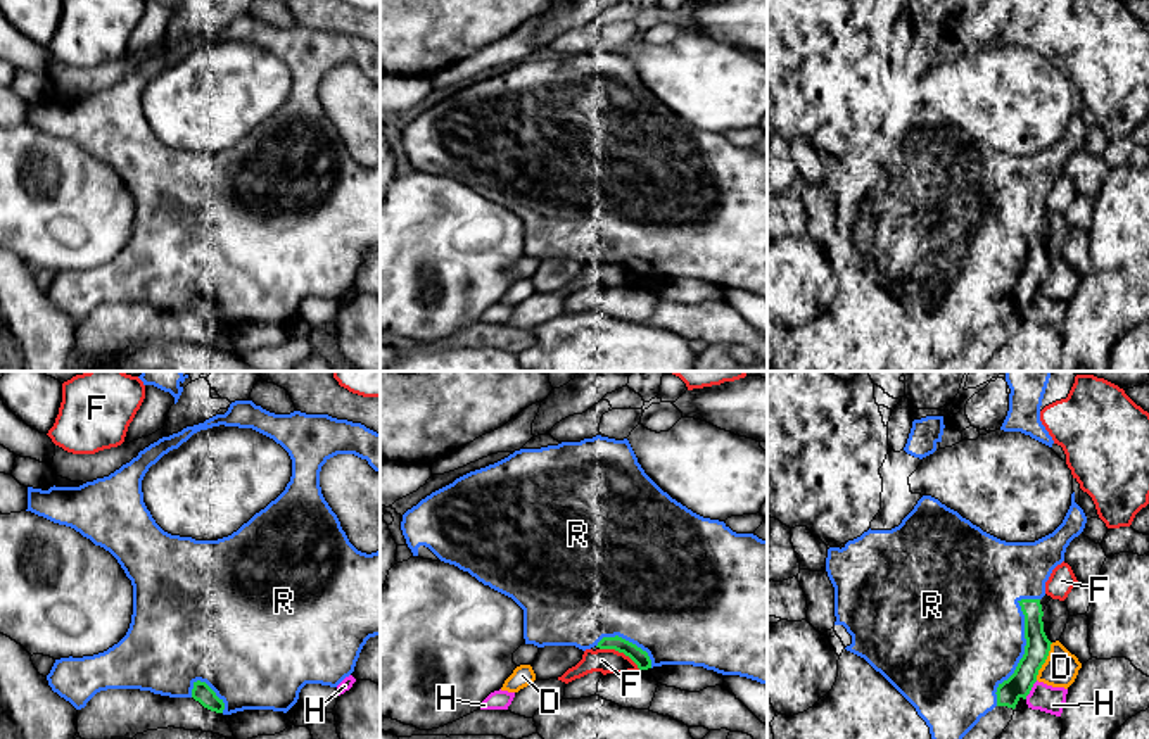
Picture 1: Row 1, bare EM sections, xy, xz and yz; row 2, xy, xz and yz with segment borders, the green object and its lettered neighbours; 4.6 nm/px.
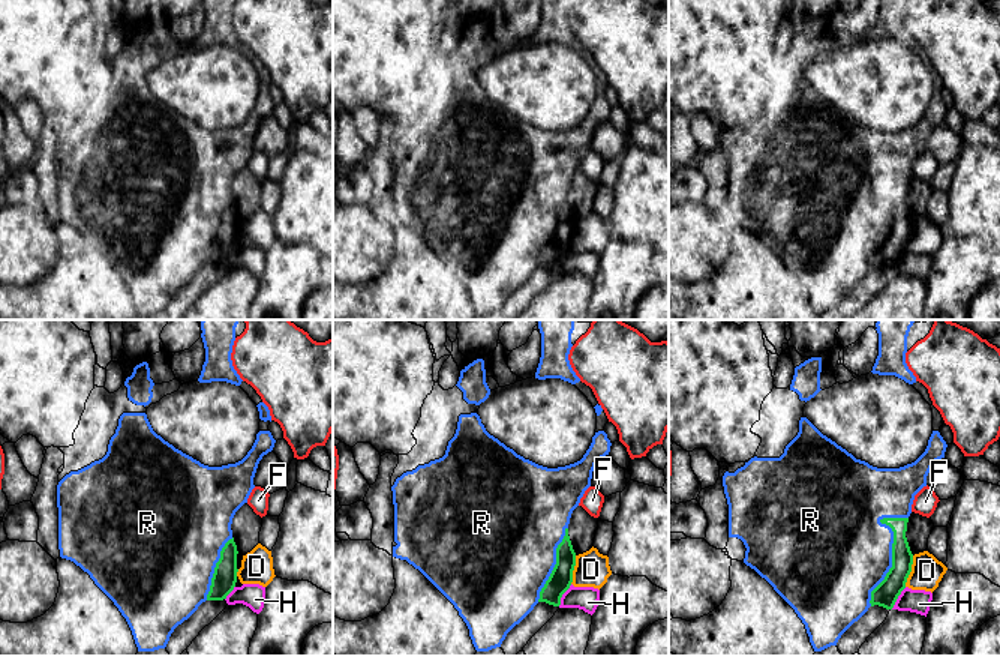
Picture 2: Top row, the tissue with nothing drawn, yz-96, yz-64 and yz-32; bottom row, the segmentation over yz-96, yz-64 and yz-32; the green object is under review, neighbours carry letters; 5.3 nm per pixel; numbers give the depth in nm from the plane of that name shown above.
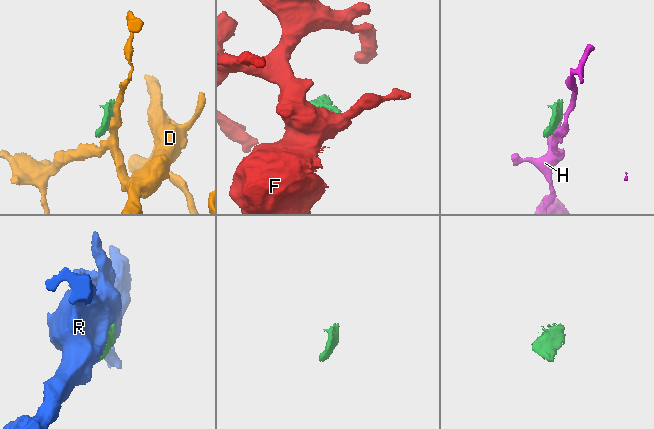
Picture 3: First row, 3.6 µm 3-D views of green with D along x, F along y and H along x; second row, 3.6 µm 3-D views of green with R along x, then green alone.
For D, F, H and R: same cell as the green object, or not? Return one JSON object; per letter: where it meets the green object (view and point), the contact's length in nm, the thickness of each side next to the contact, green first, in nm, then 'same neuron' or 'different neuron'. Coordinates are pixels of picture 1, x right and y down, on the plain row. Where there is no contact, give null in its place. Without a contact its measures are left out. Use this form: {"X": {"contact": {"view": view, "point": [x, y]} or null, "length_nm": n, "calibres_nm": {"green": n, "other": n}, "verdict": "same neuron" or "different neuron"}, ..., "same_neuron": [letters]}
{"D": {"contact": {"view": "yz", "point": [1044, 275]}, "length_nm": 190, "calibres_nm": {"green": 120, "other": 160}, "verdict": "different neuron"}, "F": {"contact": {"view": "xz", "point": [621, 265]}, "length_nm": 220, "calibres_nm": {"green": 70, "other": 110}, "verdict": "different neuron"}, "H": {"contact": {"view": "yz", "point": [1030, 303]}, "length_nm": 110, "calibres_nm": {"green": 120, "other": 130}, "verdict": "different neuron"}, "R": {"contact": {"view": "yz", "point": [1027, 258]}, "length_nm": 550, "calibres_nm": {"green": 120, "other": 480}, "verdict": "same neuron"}, "same_neuron": ["R"]}

